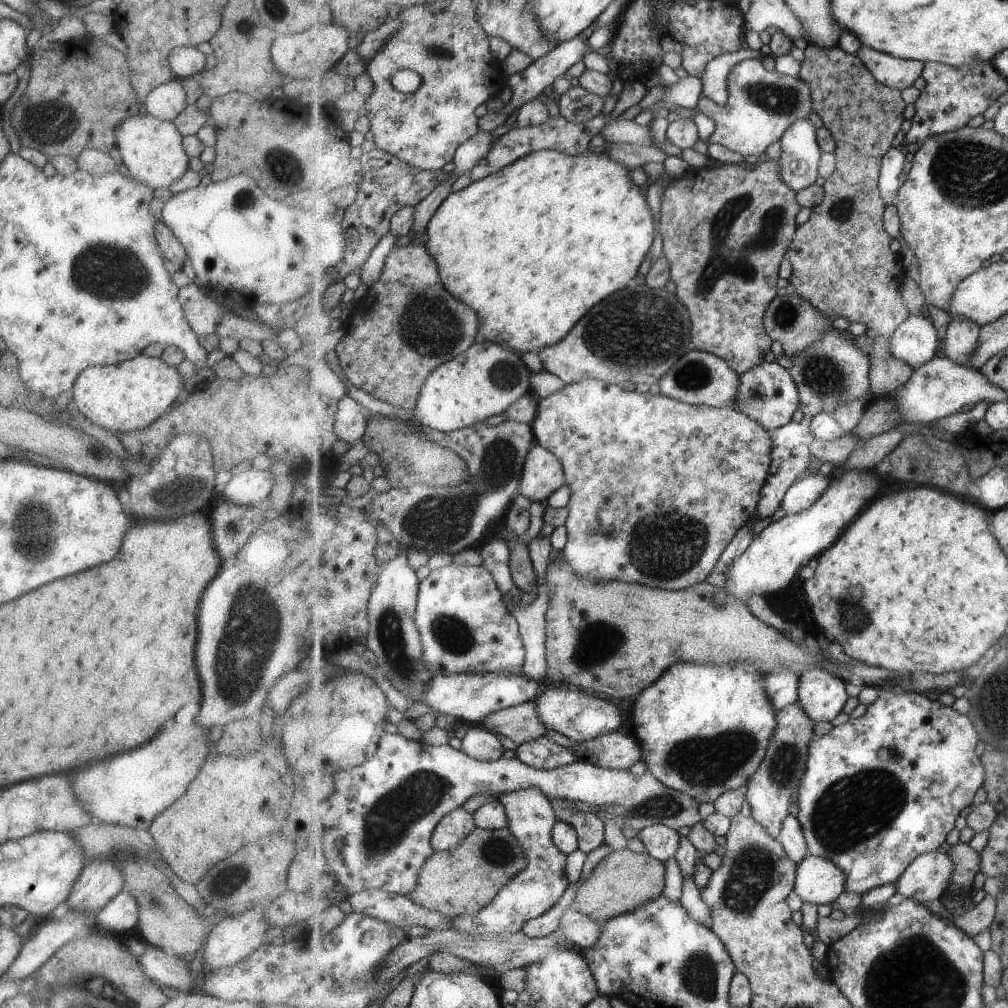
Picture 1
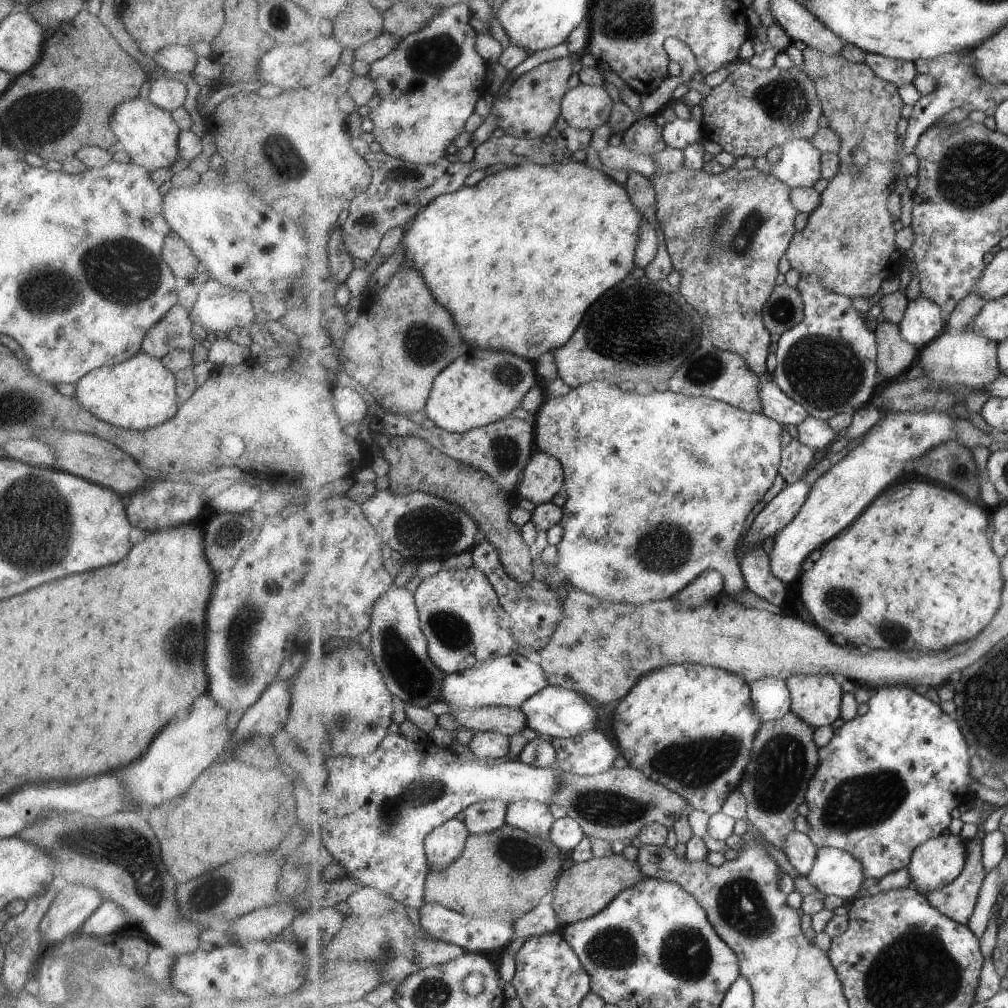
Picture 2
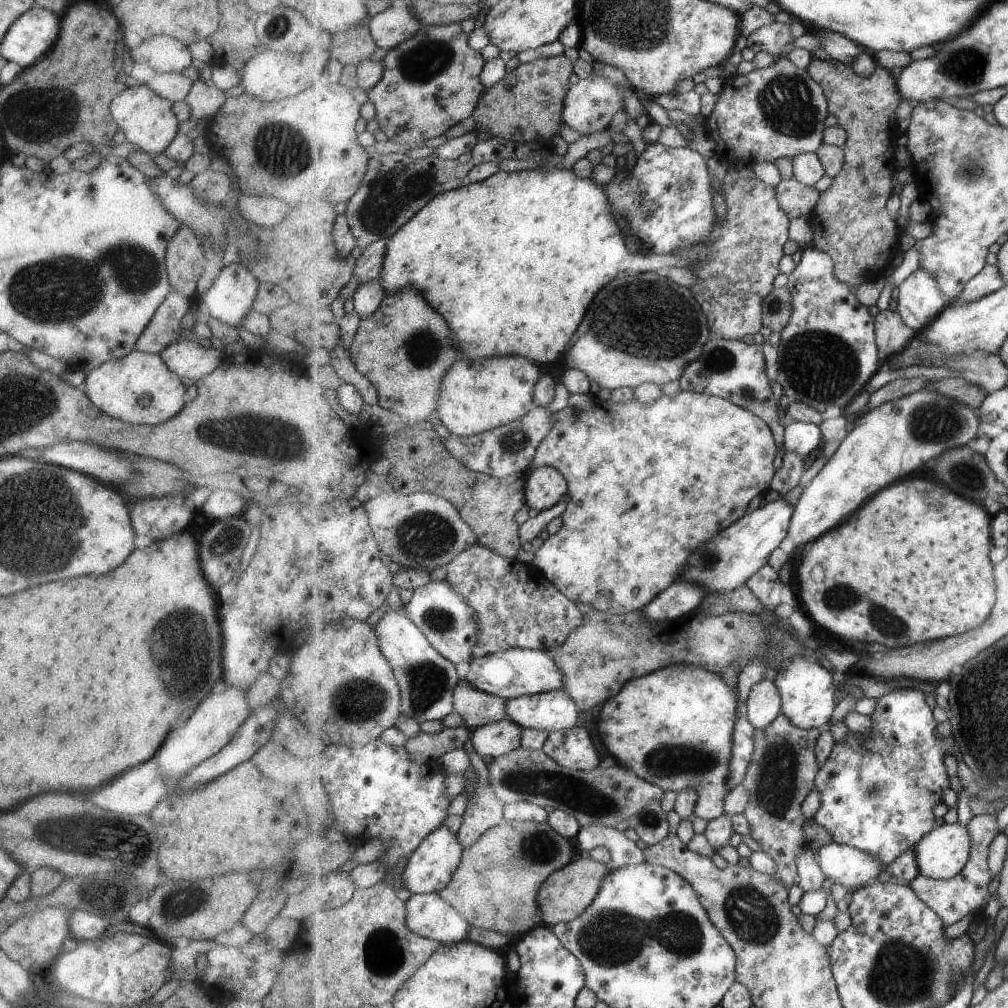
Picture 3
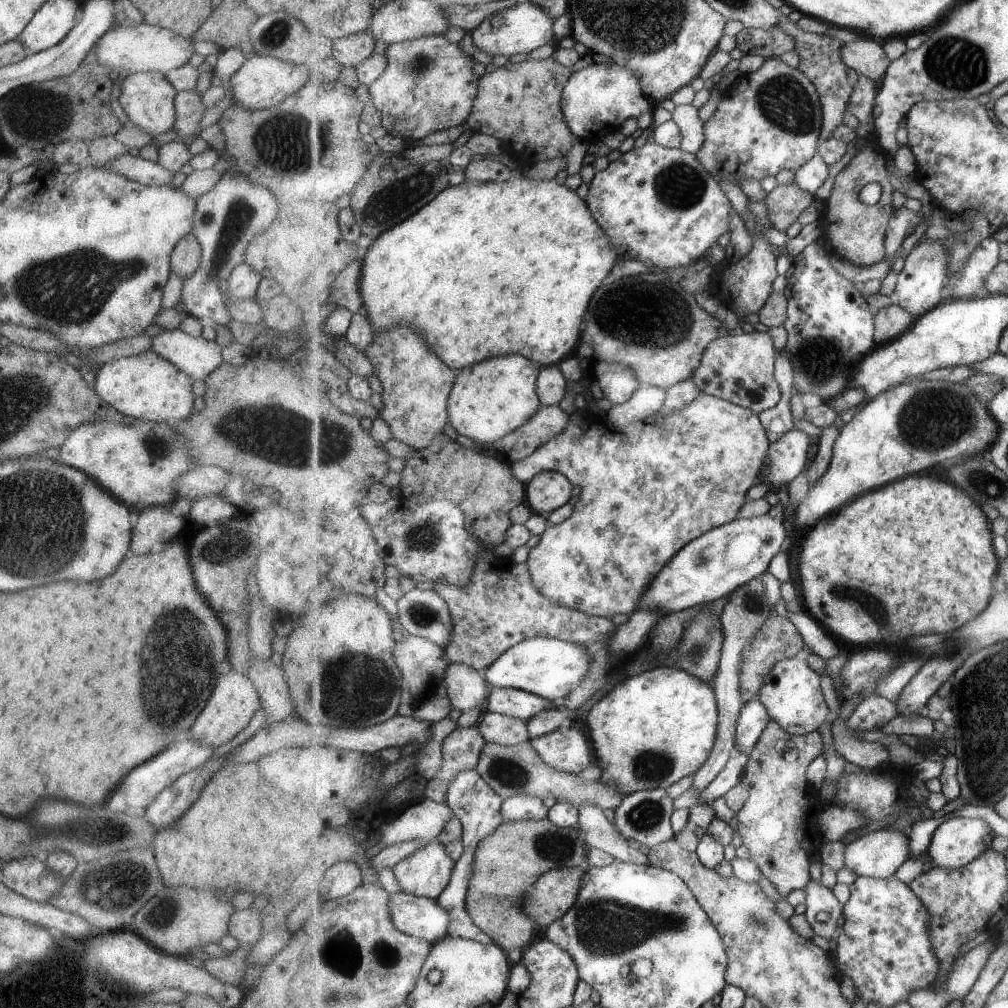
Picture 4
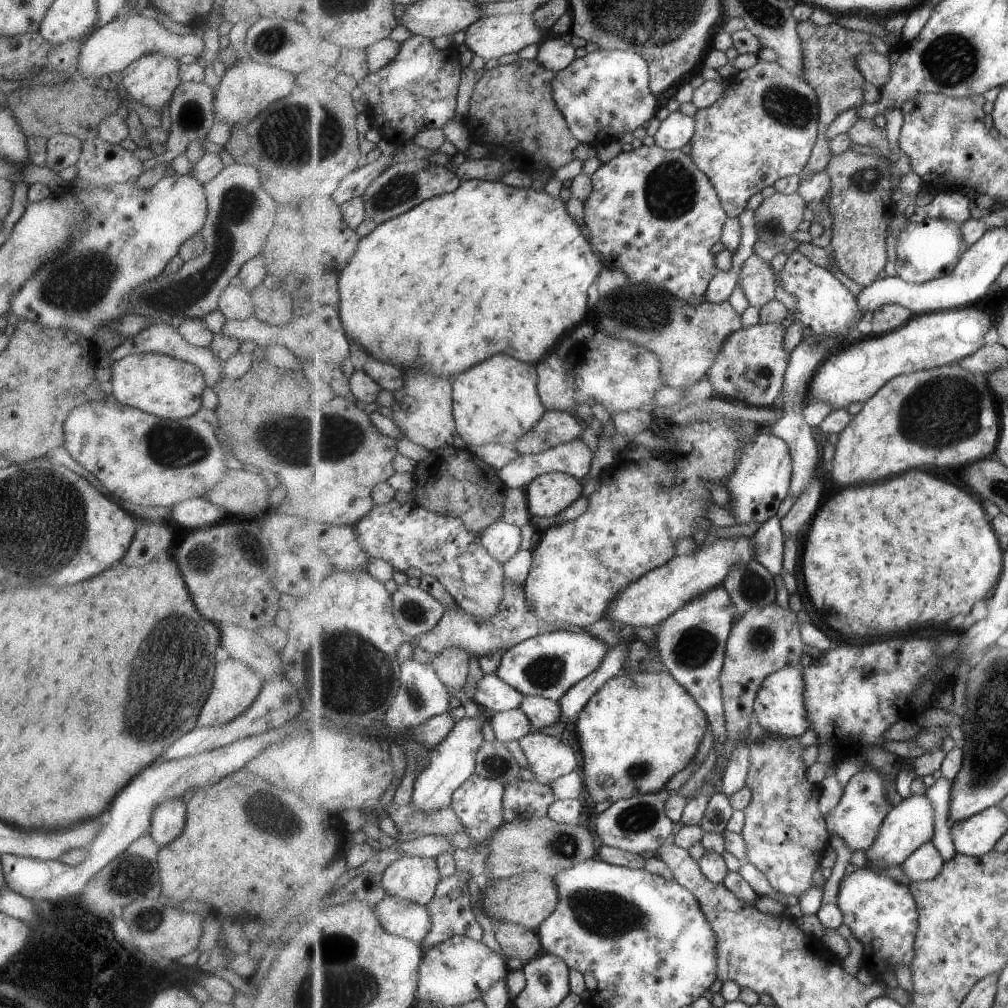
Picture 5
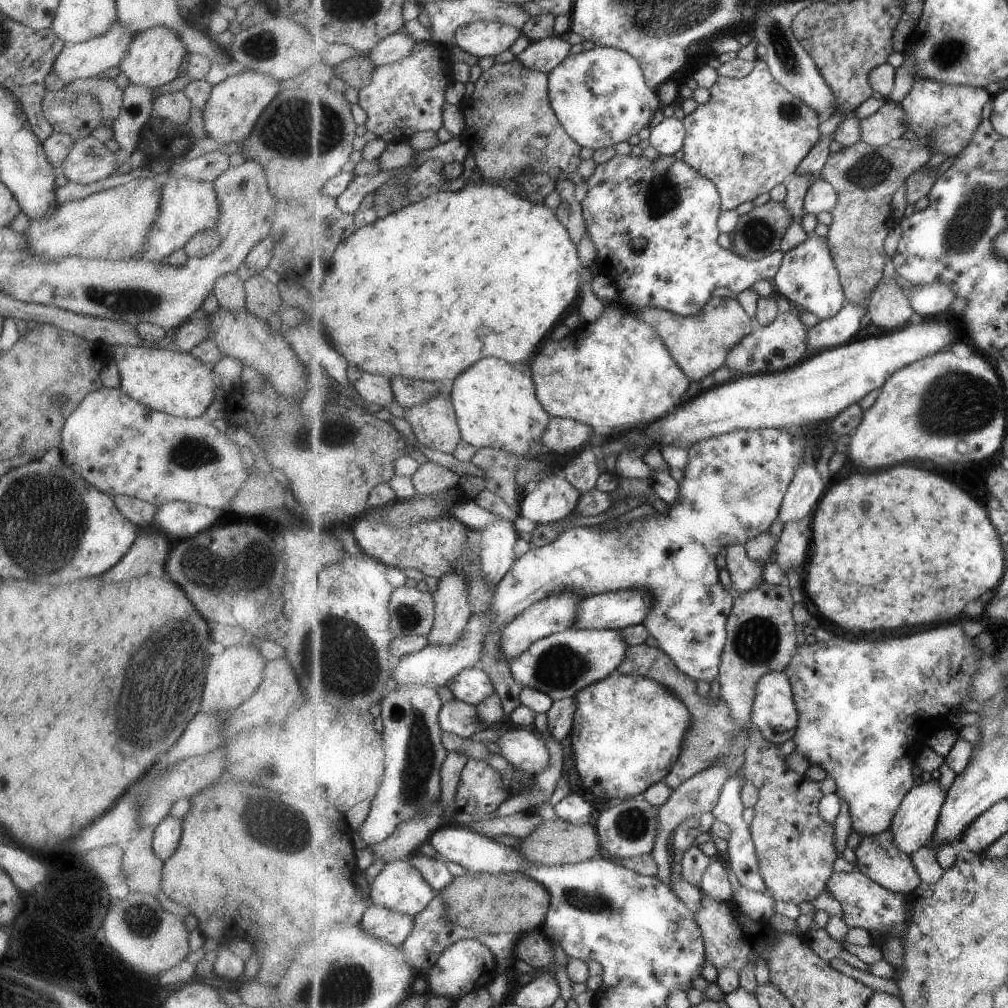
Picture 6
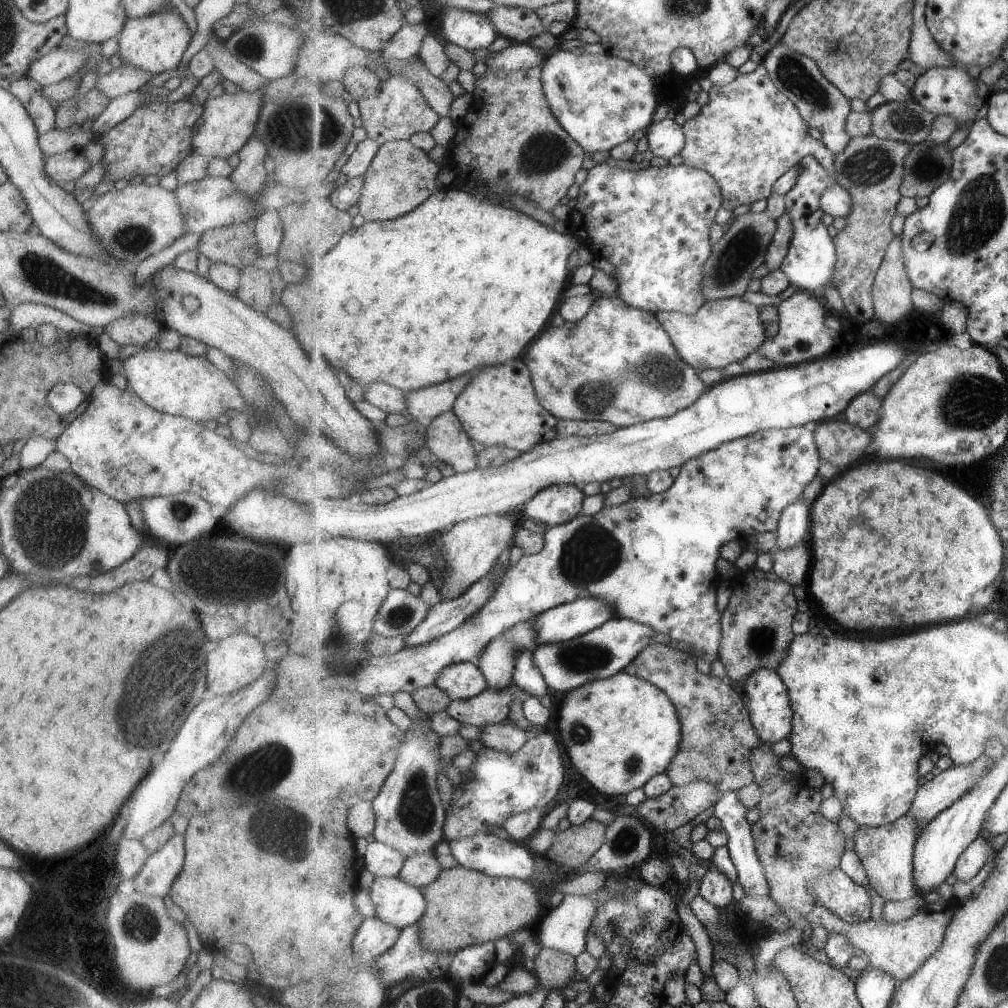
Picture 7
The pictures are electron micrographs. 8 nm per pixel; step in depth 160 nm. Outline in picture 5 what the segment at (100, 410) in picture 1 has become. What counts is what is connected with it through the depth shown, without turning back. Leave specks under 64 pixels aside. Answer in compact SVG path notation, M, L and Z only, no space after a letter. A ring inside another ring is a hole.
M161 353L124 355L111 364L112 397L121 404L141 409L162 419L180 419L201 408L204 376L193 364Z

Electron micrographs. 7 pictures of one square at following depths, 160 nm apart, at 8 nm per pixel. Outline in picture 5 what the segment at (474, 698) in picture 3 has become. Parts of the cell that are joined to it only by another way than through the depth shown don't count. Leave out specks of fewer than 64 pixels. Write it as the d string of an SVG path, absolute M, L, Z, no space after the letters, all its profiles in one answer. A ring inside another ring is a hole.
M454 646L442 650L433 657L433 665L447 687L464 690L464 684L470 673L469 656L463 647Z

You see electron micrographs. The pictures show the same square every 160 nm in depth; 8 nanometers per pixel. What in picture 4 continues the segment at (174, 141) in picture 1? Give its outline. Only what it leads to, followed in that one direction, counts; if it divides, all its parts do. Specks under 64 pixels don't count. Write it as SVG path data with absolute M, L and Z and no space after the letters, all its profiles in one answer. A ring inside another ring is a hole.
M139 71L128 73L121 82L118 101L128 120L135 123L135 126L147 131L152 138L157 134L172 128L174 121L174 86L160 72Z

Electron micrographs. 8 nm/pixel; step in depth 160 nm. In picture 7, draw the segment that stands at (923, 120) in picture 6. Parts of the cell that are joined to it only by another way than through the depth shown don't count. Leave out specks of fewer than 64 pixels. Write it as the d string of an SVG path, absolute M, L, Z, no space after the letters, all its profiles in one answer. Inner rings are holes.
M933 67L926 70L917 79L912 88L913 100L921 103L928 111L939 115L951 115L958 120L958 126L965 122L975 122L979 108L986 104L986 96L982 84L969 76L966 68L962 67Z

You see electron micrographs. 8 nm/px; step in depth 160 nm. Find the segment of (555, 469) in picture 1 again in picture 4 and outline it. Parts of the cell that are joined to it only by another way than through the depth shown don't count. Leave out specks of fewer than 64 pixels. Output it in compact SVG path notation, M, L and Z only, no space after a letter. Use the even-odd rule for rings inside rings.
M545 470L526 484L526 502L533 512L546 517L571 500L574 485L566 474Z

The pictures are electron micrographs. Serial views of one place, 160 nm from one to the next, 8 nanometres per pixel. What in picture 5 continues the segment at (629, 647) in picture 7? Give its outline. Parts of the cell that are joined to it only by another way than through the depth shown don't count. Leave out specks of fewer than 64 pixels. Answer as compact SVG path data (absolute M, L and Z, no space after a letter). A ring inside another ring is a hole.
M559 629L511 647L502 655L495 674L524 695L537 695L559 702L573 686L592 675L604 663L610 648L587 631Z

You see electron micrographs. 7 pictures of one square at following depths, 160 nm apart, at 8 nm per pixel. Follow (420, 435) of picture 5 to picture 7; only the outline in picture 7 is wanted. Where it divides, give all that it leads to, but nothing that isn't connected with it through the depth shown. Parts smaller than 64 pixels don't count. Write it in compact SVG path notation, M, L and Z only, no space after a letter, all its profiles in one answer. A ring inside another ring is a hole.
M453 410L426 422L424 446L457 473L466 473L480 466L473 439Z

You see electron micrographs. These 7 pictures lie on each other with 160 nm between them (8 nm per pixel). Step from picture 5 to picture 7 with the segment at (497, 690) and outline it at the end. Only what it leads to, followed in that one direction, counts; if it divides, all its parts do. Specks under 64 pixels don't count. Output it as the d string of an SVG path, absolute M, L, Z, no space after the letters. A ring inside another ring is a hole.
M465 661L450 664L438 674L436 685L455 699L470 699L488 687L486 674L478 662Z

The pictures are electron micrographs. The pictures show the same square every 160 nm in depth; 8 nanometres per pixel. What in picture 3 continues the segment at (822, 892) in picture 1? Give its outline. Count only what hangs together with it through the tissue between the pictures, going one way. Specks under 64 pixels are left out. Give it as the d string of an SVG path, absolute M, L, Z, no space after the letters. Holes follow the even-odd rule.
M835 842L819 850L817 861L825 874L835 883L843 884L849 893L875 882L875 878L885 871L873 853Z

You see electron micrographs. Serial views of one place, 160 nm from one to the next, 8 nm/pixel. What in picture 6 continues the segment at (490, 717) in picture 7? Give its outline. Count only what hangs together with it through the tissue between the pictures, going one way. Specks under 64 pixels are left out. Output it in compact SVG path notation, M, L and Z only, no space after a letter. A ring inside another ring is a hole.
M453 699L444 703L440 712L440 725L445 733L469 739L471 734L482 730L477 705Z

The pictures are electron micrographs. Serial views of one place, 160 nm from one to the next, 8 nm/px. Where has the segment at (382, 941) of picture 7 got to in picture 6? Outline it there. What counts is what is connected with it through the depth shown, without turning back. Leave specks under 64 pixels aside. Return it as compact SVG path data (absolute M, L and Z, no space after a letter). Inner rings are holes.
M372 904L359 924L375 938L401 947L415 928L415 917Z

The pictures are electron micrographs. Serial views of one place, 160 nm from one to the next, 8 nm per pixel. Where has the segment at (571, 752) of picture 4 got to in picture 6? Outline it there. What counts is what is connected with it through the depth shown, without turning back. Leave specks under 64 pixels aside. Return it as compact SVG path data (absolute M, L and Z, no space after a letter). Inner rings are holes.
M514 728L506 731L496 744L503 755L525 774L541 774L549 766L551 754L543 738L534 729Z

